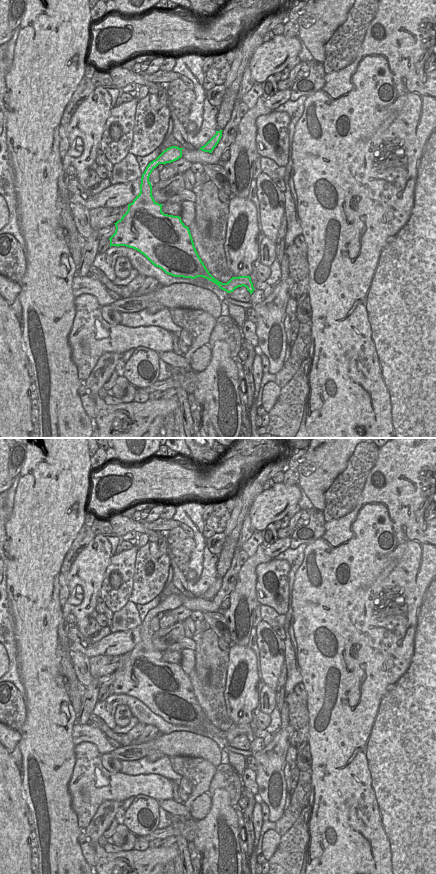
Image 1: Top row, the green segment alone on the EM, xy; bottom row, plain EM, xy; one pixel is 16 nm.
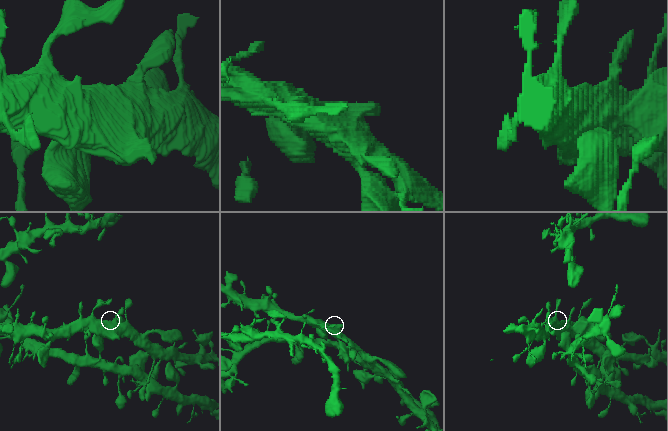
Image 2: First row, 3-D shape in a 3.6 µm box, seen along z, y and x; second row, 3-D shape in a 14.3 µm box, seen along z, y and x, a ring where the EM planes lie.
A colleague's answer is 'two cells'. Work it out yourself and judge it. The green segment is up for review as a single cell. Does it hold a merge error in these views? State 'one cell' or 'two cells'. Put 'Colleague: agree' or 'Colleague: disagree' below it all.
one cell
Colleague: disagree

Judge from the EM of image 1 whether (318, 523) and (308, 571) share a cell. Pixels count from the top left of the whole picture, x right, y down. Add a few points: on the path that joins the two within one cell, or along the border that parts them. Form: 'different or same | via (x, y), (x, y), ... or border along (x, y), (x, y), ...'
different | border along (326, 522), (324, 533), (307, 545)

